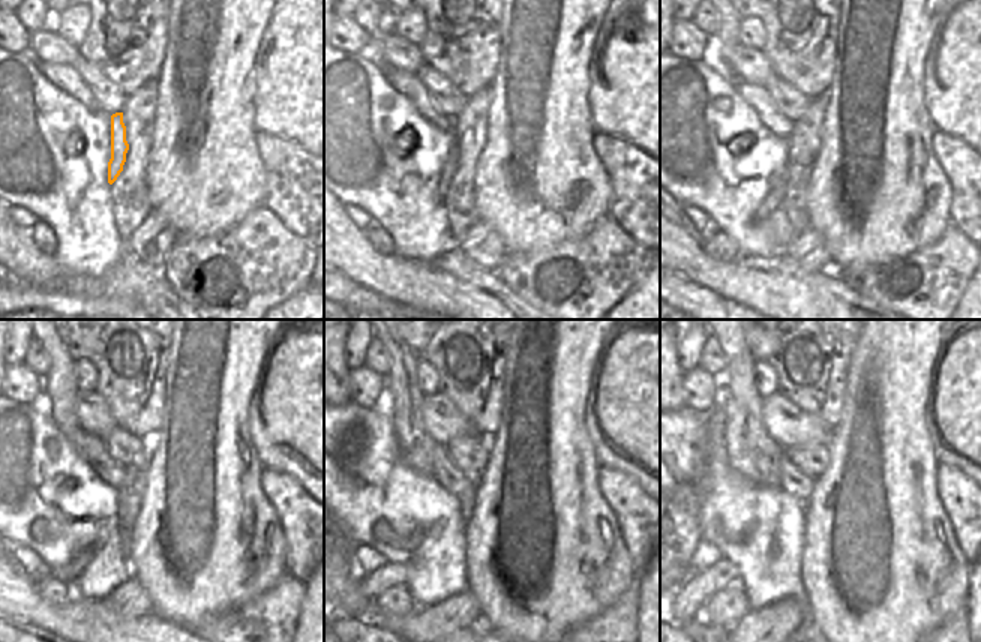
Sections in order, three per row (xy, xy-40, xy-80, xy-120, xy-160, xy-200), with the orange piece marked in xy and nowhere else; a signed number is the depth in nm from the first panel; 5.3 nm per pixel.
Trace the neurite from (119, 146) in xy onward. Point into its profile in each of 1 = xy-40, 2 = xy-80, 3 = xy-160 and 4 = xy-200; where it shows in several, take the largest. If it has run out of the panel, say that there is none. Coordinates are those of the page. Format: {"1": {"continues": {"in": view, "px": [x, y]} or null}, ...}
{"1": {"continues": {"in": "xy-40", "px": [449, 170]}}, "2": {"continues": {"in": "xy-80", "px": [774, 198]}}, "3": {"continues": {"in": "xy-160", "px": [389, 575]}}, "4": {"continues": {"in": "xy-200", "px": [696, 590]}}}

